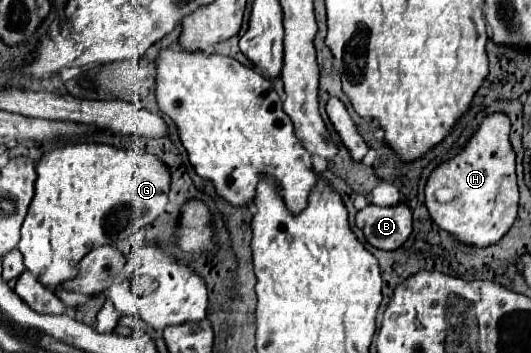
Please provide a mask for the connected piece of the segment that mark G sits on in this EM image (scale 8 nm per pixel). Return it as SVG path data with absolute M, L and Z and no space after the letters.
M66 144L60 148L52 148L42 154L36 162L36 192L30 202L26 220L22 224L22 236L18 242L18 250L24 256L24 264L30 272L46 284L46 288L58 292L58 286L74 278L78 260L86 256L92 248L112 244L118 240L130 238L140 228L152 224L168 204L170 192L170 168L166 162L146 150L130 150L106 144Z

